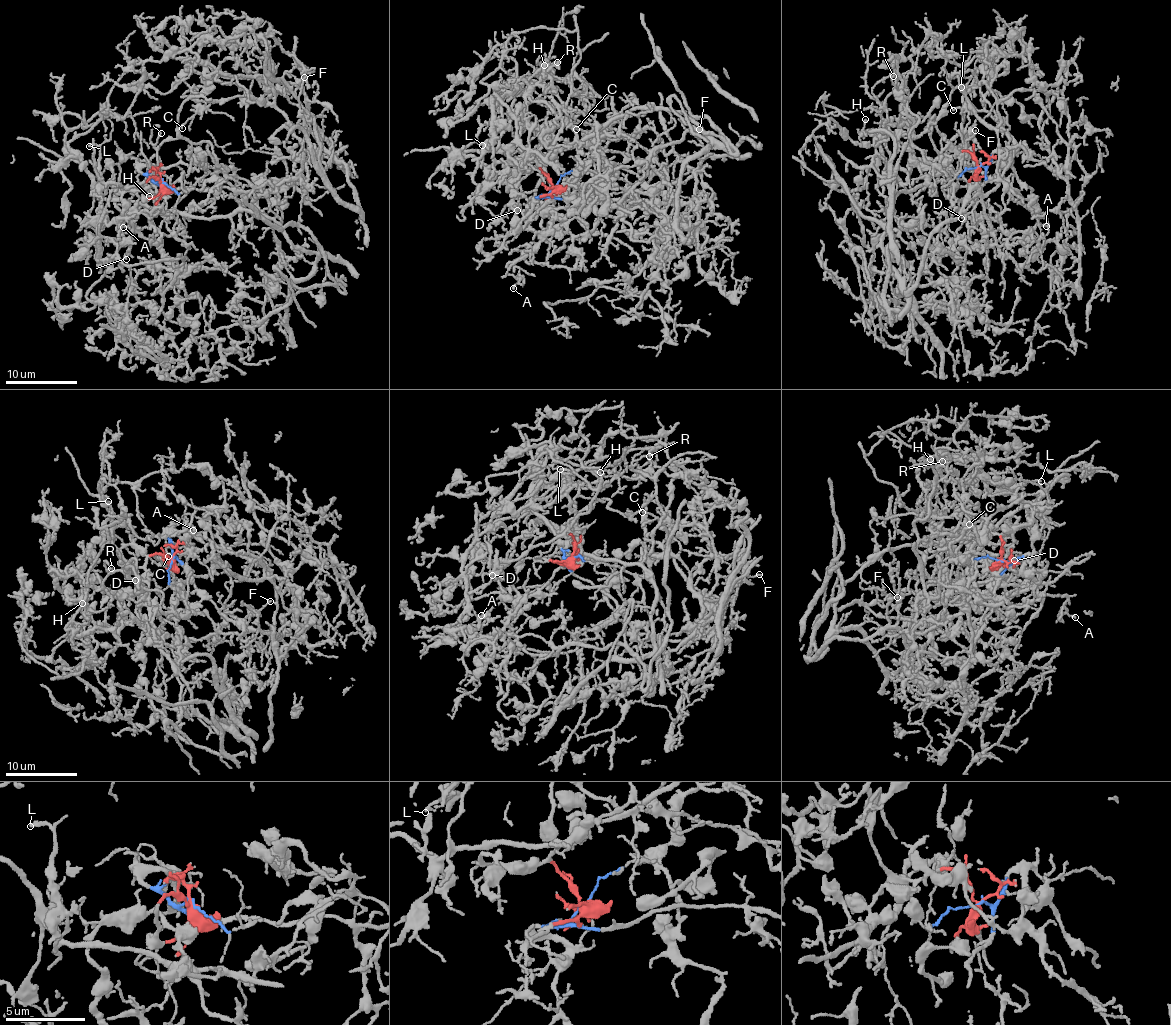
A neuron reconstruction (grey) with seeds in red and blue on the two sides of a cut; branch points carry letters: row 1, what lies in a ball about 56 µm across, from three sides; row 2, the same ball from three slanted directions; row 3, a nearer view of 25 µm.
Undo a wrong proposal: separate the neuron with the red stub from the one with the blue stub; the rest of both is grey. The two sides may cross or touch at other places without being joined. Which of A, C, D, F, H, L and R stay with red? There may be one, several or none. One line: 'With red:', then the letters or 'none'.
With red: D, H, L, R

